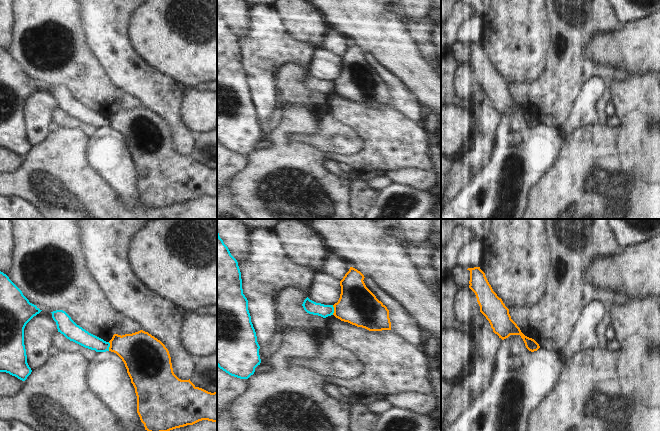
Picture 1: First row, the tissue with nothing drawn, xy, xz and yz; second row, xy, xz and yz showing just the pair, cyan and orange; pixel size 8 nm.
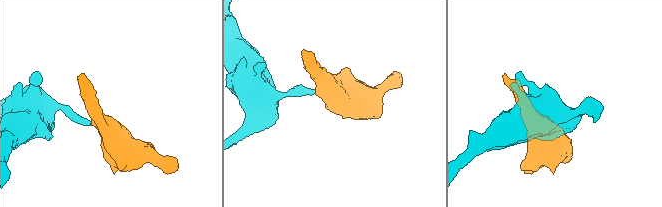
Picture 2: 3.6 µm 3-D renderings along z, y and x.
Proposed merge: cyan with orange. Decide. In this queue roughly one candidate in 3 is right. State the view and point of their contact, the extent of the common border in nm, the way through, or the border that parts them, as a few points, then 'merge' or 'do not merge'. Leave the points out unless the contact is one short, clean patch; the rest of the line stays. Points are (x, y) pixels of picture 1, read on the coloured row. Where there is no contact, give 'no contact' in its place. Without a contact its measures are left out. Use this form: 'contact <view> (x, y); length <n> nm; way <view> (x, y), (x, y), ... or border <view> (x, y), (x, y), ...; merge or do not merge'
contact xz (333, 310); length 80 nm; border xz (332, 305), (333, 314); do not merge

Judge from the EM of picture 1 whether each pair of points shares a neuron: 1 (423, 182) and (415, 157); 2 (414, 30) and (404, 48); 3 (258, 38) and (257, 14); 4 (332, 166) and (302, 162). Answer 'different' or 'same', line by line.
1: different
2: different
3: same
4: different

